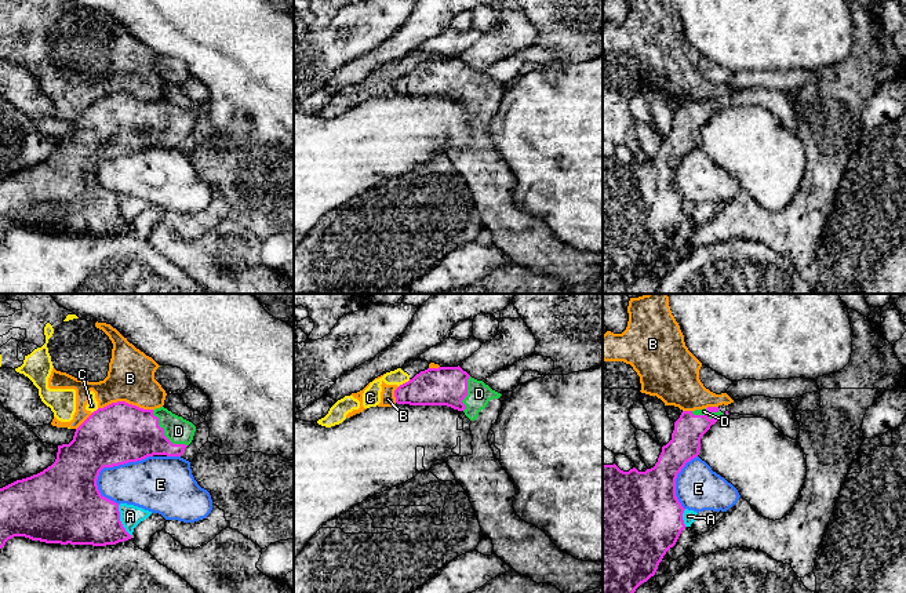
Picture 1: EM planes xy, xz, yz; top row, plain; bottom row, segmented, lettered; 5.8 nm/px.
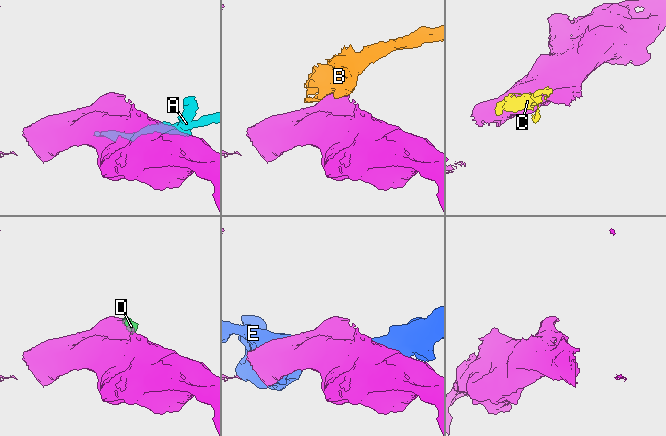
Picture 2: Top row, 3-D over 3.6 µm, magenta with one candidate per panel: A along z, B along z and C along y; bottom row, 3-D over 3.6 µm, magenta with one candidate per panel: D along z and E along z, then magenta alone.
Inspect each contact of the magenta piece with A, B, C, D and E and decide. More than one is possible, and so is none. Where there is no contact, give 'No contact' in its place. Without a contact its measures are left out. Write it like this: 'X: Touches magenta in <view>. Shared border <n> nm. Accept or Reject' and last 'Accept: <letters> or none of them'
A: Touches magenta in xy. Shared border 200 nm. Reject
B: Touches magenta in xy. Shared border 320 nm. Reject
C: Touches magenta in xz. Shared border 80 nm. Reject
D: Touches magenta in xy. Shared border 300 nm. Accept
E: Touches magenta in xy. Shared border 380 nm. Reject
Accept: D

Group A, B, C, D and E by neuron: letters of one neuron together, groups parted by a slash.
A / B C / D / E

